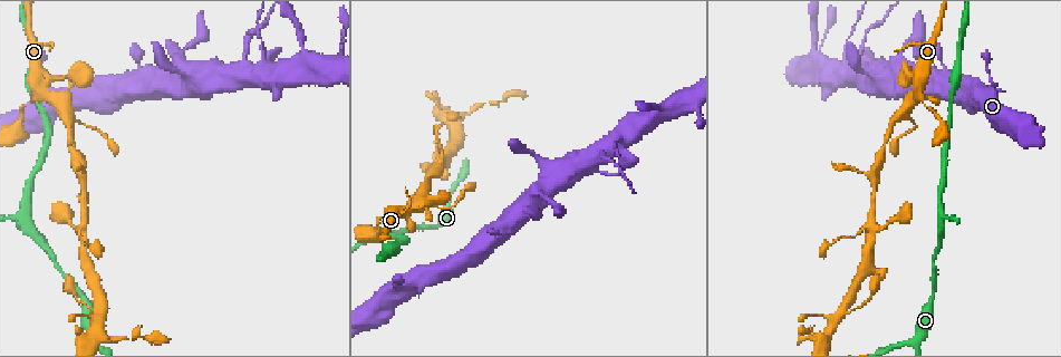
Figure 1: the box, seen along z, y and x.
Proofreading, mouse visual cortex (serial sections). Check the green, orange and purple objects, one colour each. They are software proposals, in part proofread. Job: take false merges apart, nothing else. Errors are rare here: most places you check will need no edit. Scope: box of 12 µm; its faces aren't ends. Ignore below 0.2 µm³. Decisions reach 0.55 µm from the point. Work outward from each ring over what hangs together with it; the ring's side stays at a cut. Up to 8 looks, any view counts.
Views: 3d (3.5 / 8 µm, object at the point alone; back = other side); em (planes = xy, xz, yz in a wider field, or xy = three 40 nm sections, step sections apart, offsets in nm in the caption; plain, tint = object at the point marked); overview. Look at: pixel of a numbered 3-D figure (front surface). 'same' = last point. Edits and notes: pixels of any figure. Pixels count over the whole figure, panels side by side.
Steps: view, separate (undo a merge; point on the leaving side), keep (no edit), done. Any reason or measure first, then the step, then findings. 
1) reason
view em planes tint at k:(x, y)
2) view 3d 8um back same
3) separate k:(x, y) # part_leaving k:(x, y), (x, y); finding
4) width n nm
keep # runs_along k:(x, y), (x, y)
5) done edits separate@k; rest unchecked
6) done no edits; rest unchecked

abrupt turn
view 3d 3.5um back at 1:(22, 220)

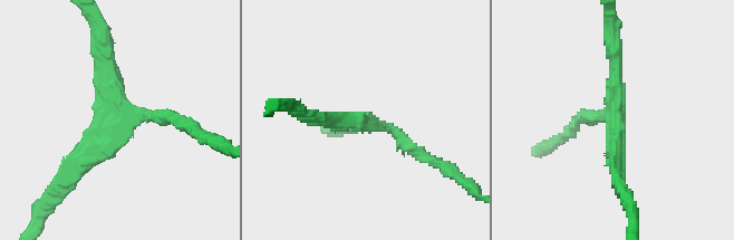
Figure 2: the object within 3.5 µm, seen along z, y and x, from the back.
arms 3; arm_widths 150, 250, 250 nm; shape alone is not enough
view em xy step 1 tint at 2:(616, 123)

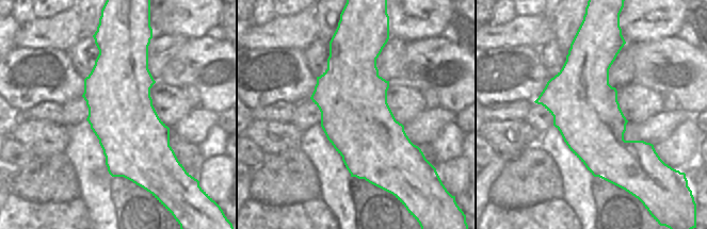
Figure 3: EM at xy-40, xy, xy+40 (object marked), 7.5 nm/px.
keep # runs_along 2:(68, 180), (116, 122), (106, 47); continuous, no second cell

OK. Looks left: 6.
abrupt turn
view 3d 8um at 1:(420, 202)

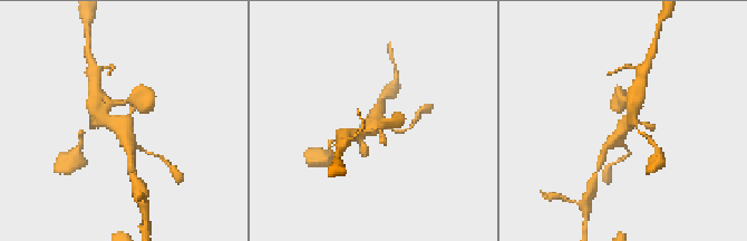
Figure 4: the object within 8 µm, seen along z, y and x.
view 3d 3.5um at 4:(373, 127)

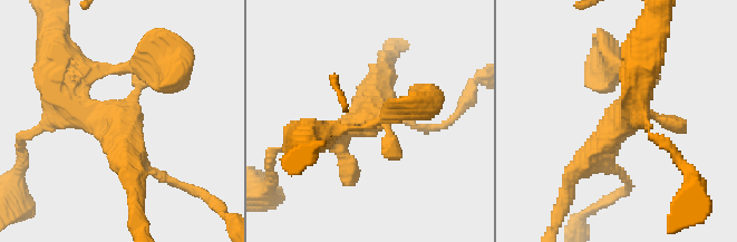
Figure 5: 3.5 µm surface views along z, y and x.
view em planes tint at 5:(368, 117)

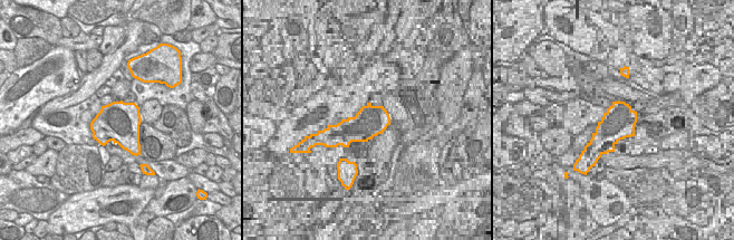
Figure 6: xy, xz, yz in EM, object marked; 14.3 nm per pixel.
keep # runs_along 5:(59, 92), (124, 126), (132, 181); all the same cell

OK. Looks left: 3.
view em planes tint at 1:(599, 152)

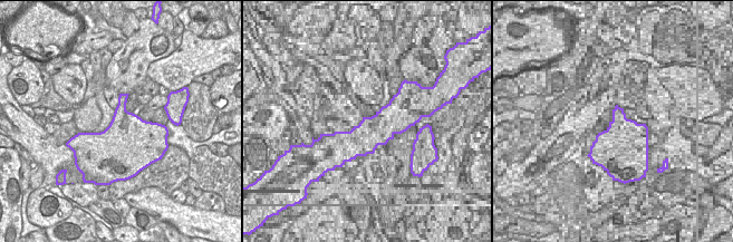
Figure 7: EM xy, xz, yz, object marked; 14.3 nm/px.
see where the arms go
view 3d 3.5um same

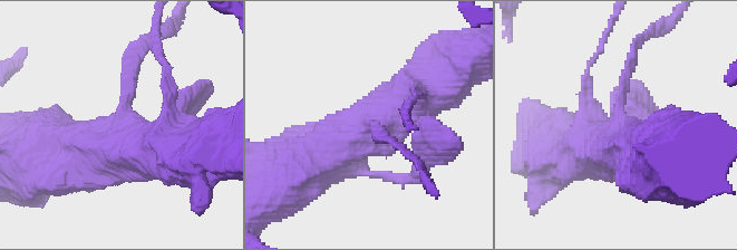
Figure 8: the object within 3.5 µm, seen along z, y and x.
keep # runs_along 8:(351, 137), (464, 57), (477, 55); continuous, no second cell

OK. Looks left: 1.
done no edits; rest unchecked

